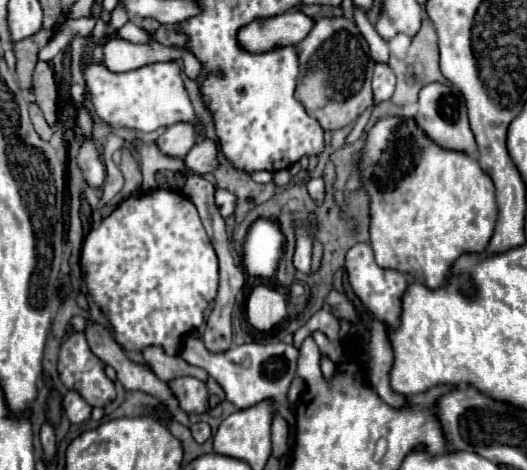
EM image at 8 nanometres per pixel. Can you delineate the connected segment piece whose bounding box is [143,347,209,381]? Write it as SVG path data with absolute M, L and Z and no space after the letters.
M147 347L143 351L145 361L151 365L153 373L161 379L161 381L173 381L175 377L185 377L187 375L197 377L201 381L207 381L207 371L189 365L187 361L183 361L179 355L169 357L165 355L159 347Z

